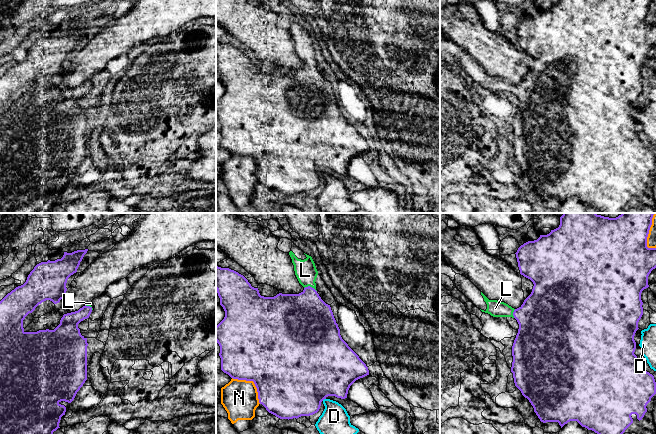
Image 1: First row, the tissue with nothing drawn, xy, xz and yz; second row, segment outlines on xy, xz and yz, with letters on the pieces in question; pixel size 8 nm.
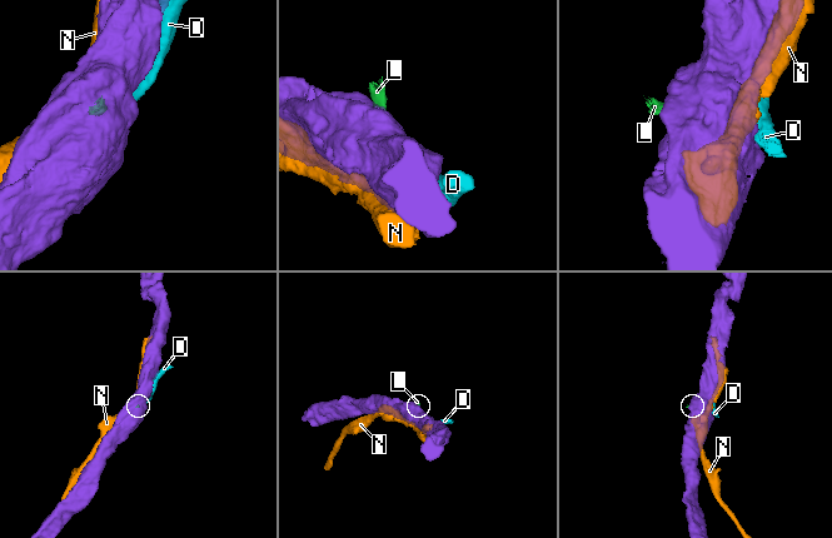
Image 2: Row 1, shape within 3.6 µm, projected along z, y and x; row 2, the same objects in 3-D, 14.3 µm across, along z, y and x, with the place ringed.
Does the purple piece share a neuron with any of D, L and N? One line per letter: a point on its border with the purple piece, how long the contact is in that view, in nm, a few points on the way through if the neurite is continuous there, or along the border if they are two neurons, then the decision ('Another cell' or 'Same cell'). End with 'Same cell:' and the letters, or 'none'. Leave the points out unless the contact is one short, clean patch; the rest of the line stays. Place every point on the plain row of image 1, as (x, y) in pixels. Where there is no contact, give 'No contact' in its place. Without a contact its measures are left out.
D: Touches purple at xz (323, 175). Shared border 40 nm. Another cell
L: Touches purple at xz (309, 62). Shared border 110 nm. Path across: xz (305, 92), (309, 77), (309, 62), (305, 46). Same cell
N: Touches purple at xz (253, 157). Shared border 320 nm. Another cell
Same cell: L

